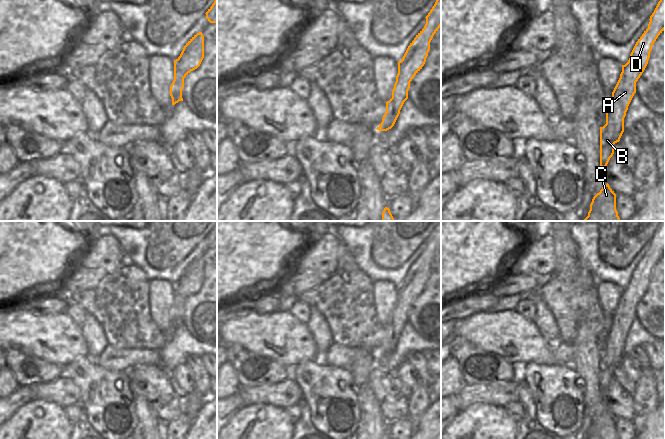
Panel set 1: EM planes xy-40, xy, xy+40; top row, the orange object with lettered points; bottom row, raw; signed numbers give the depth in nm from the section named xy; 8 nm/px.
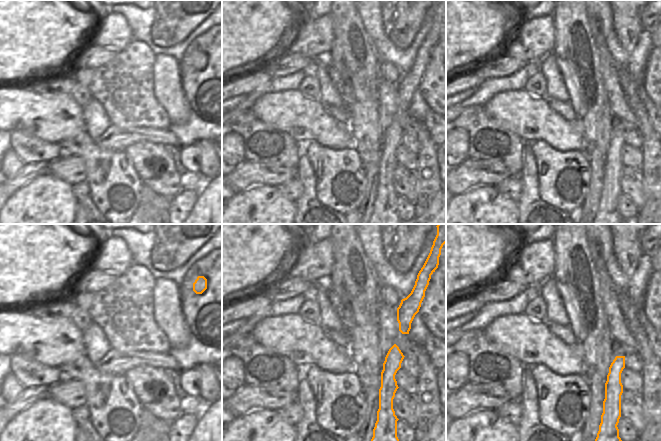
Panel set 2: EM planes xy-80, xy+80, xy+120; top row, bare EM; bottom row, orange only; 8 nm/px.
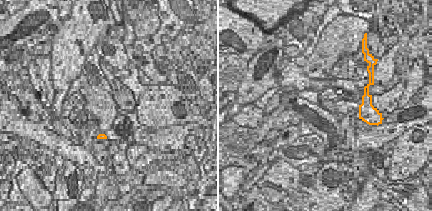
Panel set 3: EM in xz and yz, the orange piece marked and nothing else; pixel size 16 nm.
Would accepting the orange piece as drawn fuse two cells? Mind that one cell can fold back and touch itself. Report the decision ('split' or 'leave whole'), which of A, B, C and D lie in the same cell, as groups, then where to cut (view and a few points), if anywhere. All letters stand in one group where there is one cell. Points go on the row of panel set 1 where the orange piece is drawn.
leave whole; groups A B C D; cut none

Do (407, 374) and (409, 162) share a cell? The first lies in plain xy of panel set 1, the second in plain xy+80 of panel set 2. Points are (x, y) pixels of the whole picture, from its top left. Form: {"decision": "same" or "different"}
{"decision": "different"}

